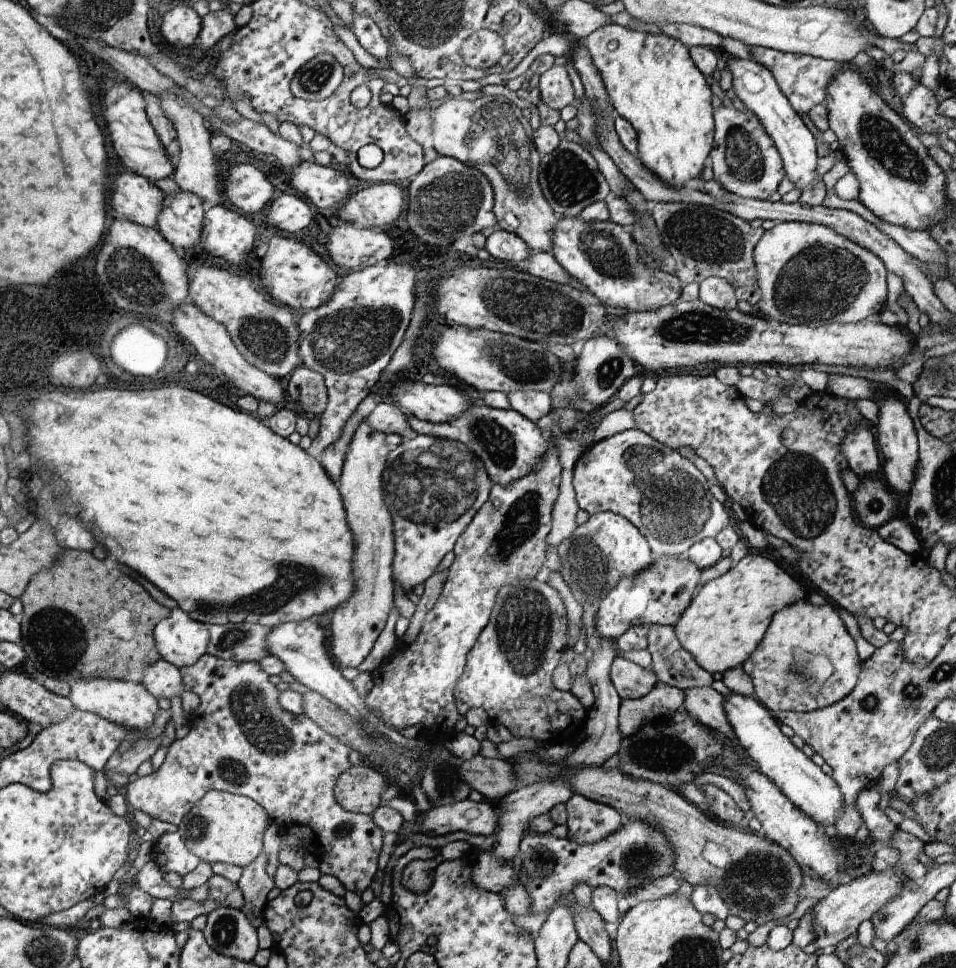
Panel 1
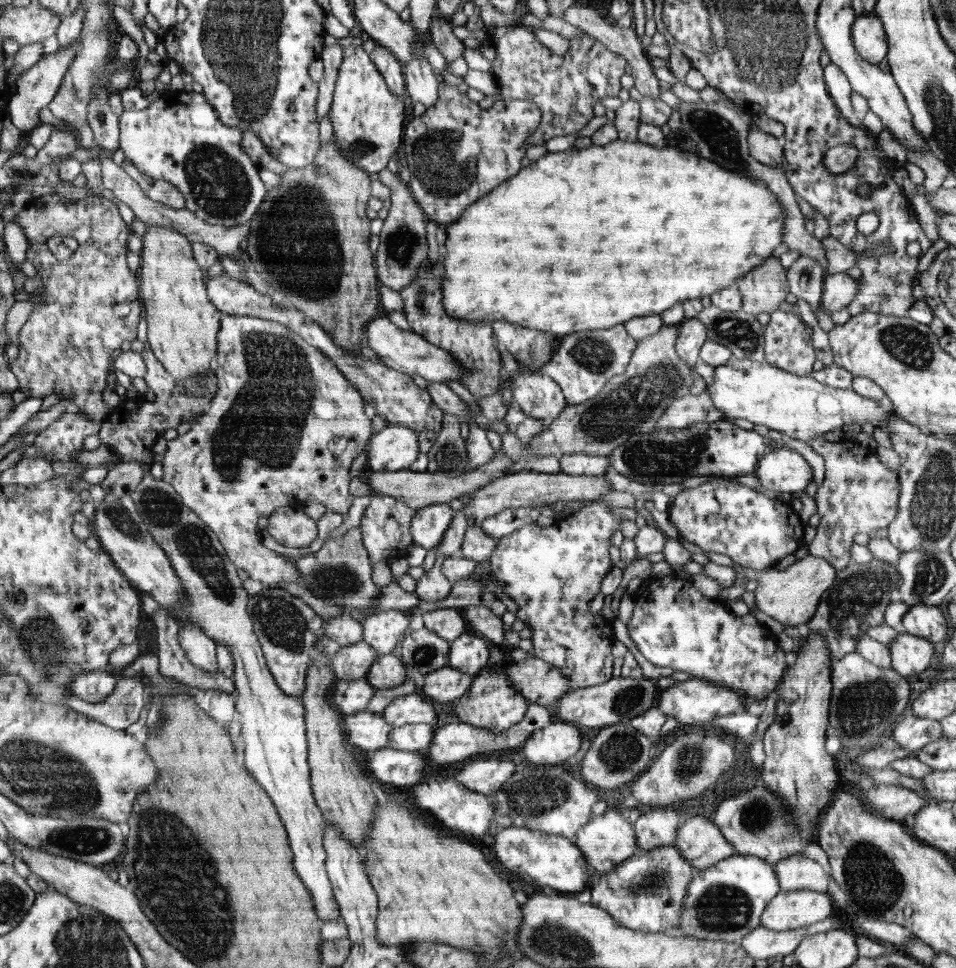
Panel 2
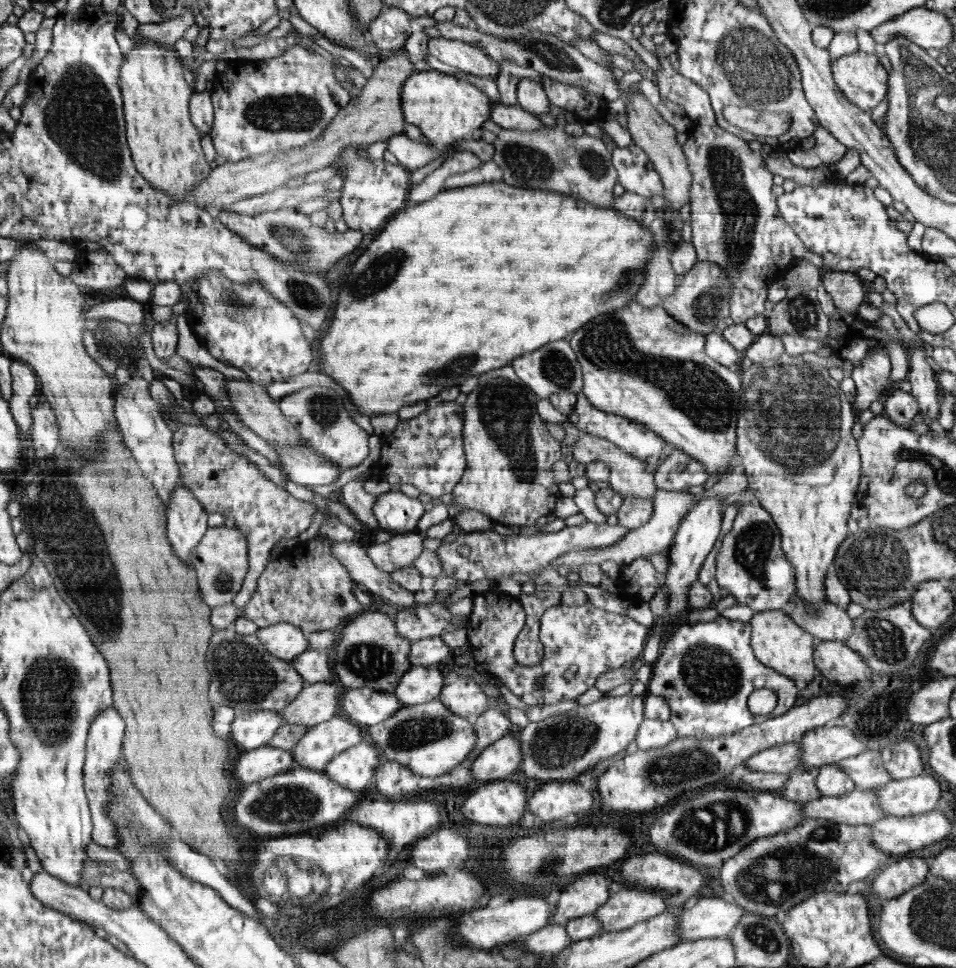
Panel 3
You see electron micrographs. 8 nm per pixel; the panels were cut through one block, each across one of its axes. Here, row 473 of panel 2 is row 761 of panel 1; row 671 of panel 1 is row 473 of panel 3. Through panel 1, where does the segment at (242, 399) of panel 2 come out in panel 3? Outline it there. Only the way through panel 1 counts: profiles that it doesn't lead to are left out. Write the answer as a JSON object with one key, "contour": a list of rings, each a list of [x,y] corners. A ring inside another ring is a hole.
{"contour":[[[177,424],[173,432],[173,452],[181,468],[181,481],[193,489],[194,497],[201,502],[206,513],[218,513],[228,518],[231,525],[248,537],[250,573],[234,599],[242,614],[244,605],[256,590],[257,579],[270,562],[272,548],[284,541],[294,542],[305,532],[312,525],[316,506],[297,500],[286,489],[274,484],[252,460],[234,452],[222,436],[208,432],[205,426]]]}

